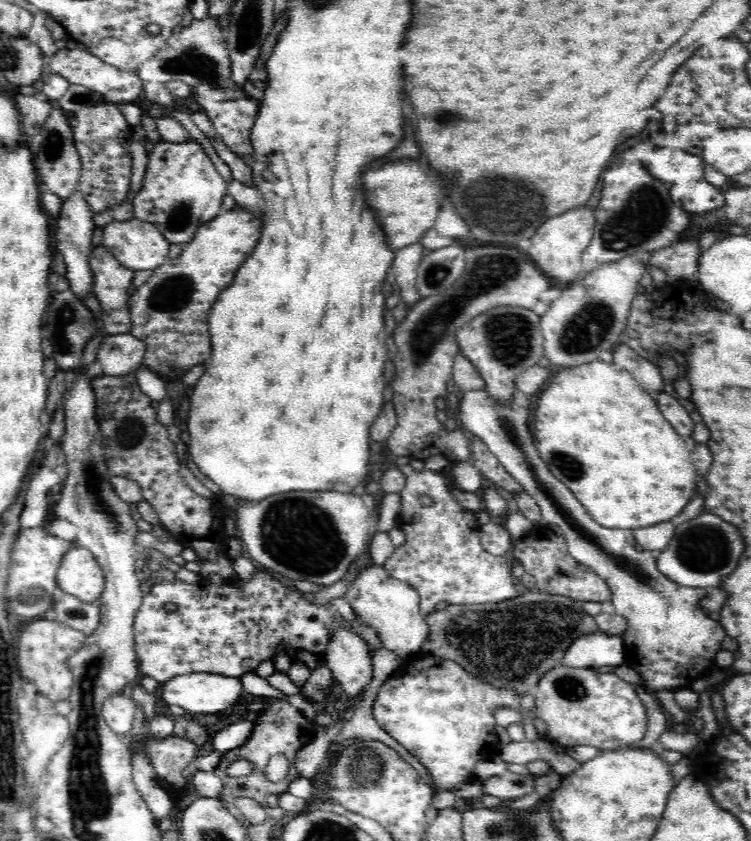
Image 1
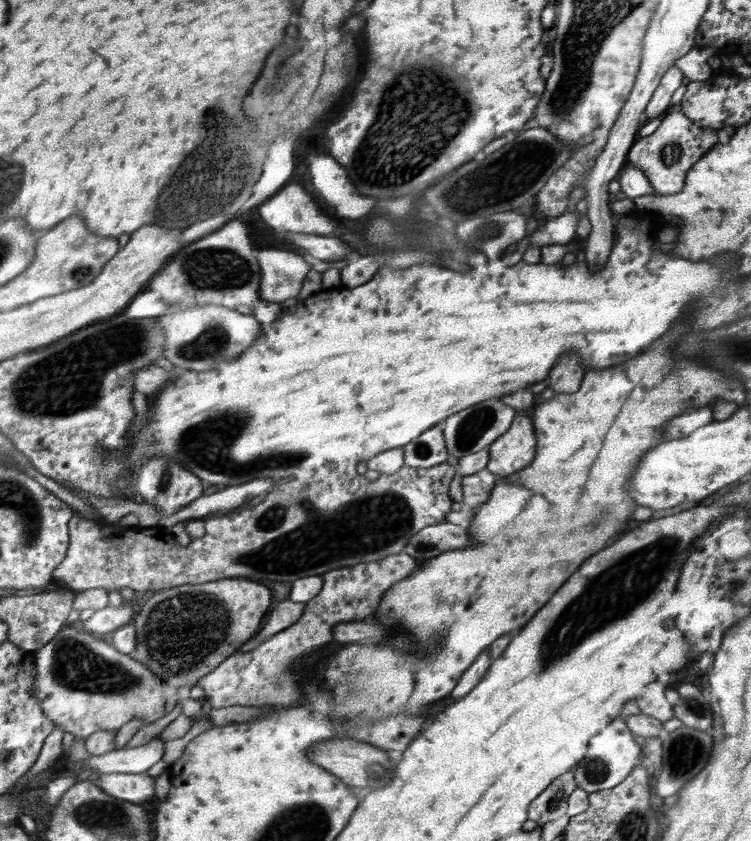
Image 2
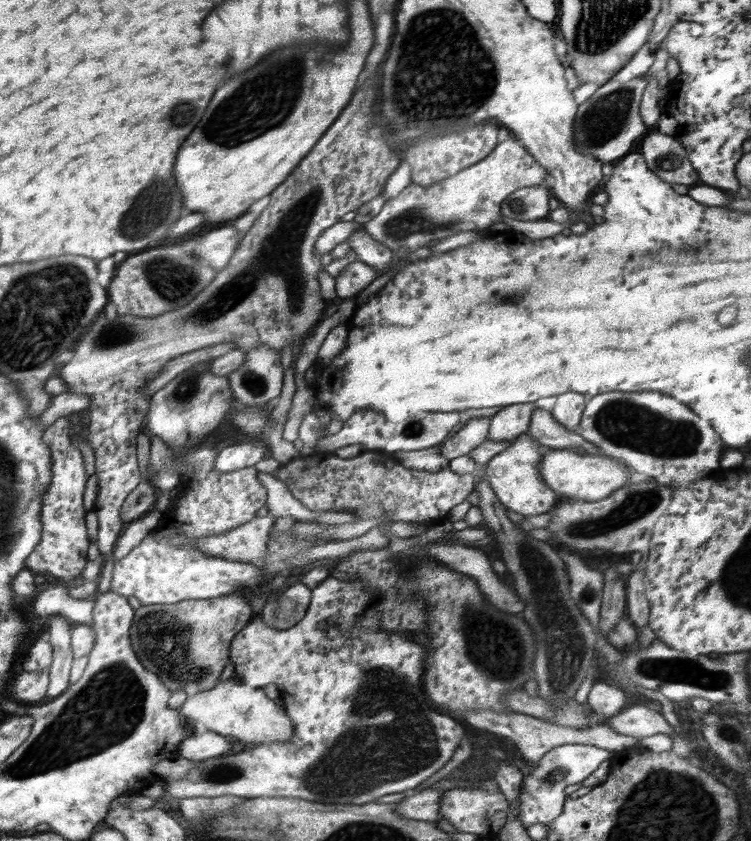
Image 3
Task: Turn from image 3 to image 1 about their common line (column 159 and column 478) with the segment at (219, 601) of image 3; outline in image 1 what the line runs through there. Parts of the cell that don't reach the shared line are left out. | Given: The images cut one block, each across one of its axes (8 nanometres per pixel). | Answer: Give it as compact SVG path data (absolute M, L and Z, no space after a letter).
M529 590L521 596L515 595L500 602L448 605L444 610L434 610L425 616L429 633L425 644L421 646L422 653L430 650L444 660L457 662L476 678L494 687L516 691L520 696L525 696L535 689L543 674L562 662L566 649L574 640L599 631L595 617L582 609L583 603L566 596Z

